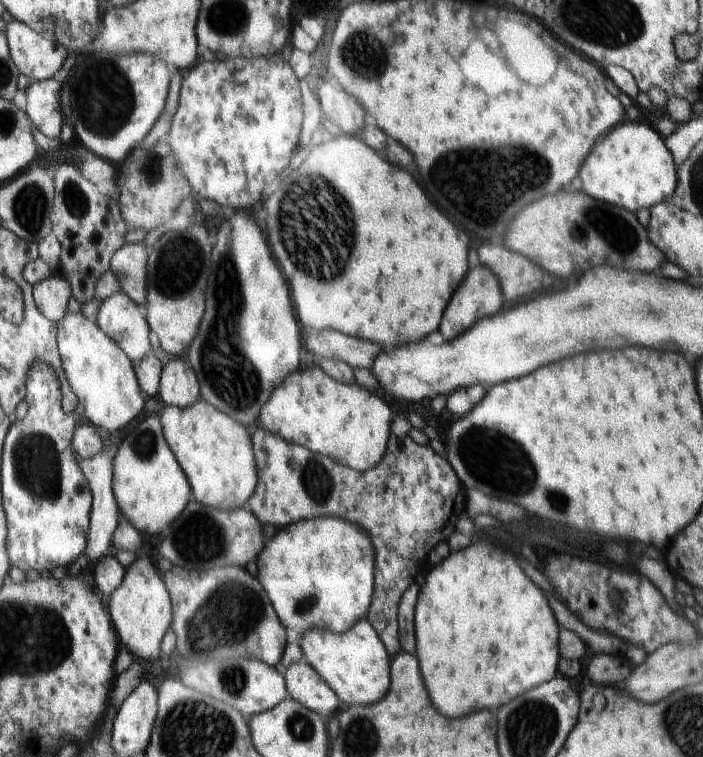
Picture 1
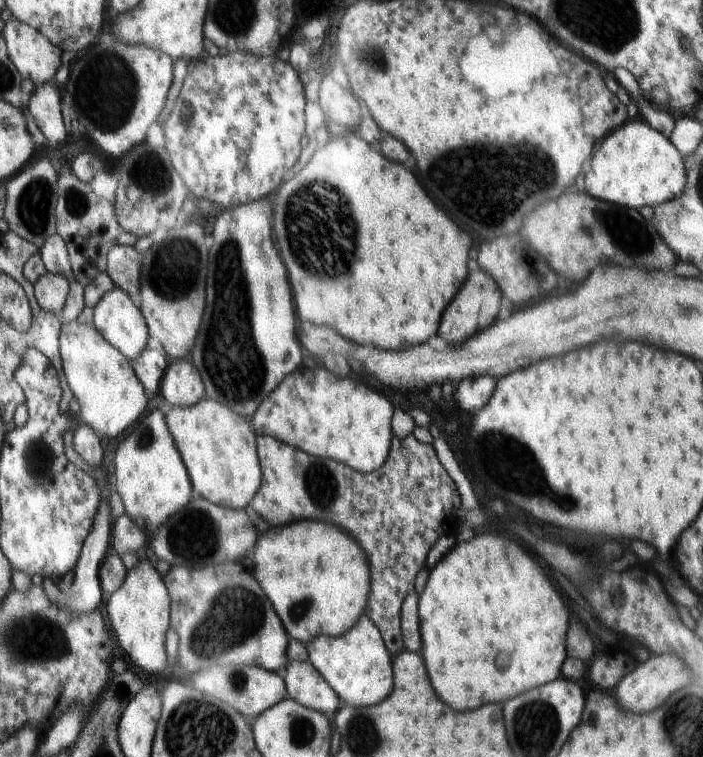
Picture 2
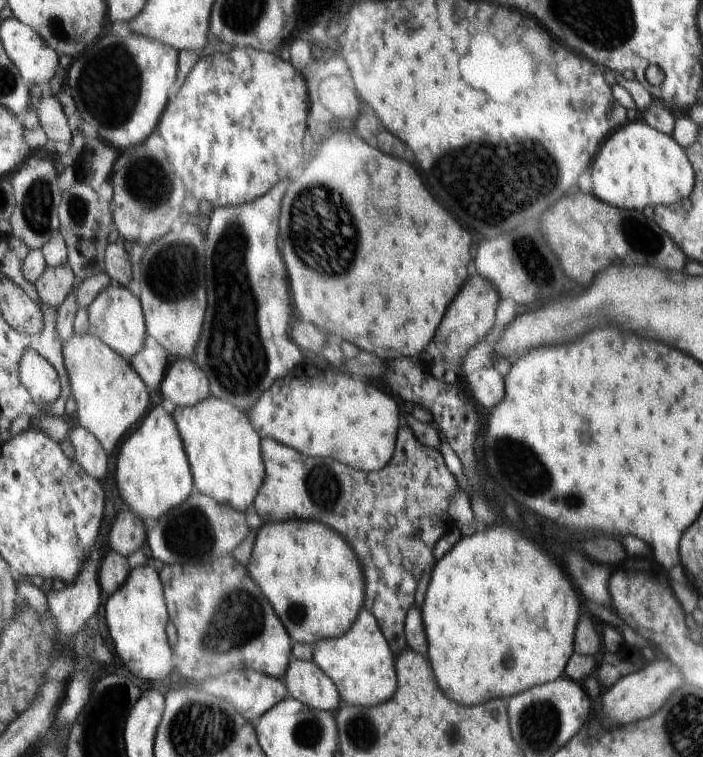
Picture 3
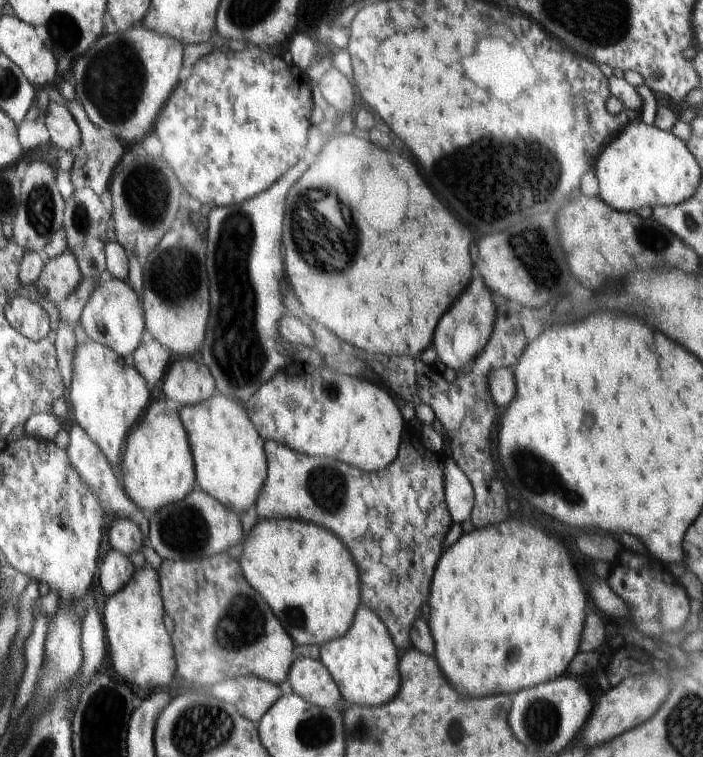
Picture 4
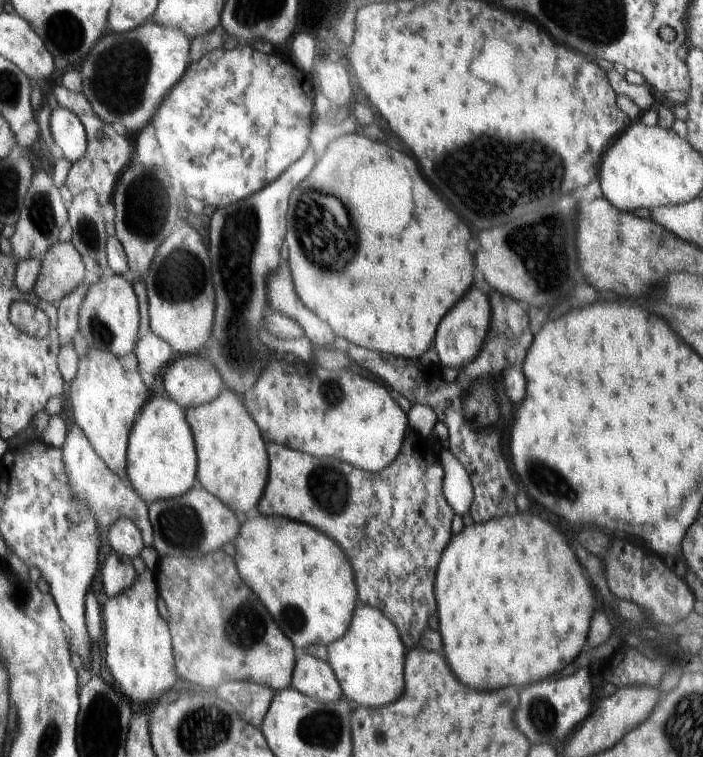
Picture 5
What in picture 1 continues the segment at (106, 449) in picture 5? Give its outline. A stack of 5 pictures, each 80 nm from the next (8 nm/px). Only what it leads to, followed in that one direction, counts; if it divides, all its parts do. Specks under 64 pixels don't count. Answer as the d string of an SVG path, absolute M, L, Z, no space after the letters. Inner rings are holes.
M81 311L67 312L64 320L57 323L57 346L67 376L66 385L84 404L82 419L85 422L116 432L140 414L144 400L140 396L141 385L134 364L130 364L129 355L96 322L86 318Z

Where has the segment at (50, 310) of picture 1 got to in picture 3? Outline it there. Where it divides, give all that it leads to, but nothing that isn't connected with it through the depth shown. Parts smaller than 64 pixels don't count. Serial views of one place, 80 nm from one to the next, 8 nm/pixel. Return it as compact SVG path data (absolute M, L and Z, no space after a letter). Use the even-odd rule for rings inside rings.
M65 264L60 267L46 267L40 278L35 282L40 300L58 310L65 302L66 296L74 288L76 275L73 267Z

